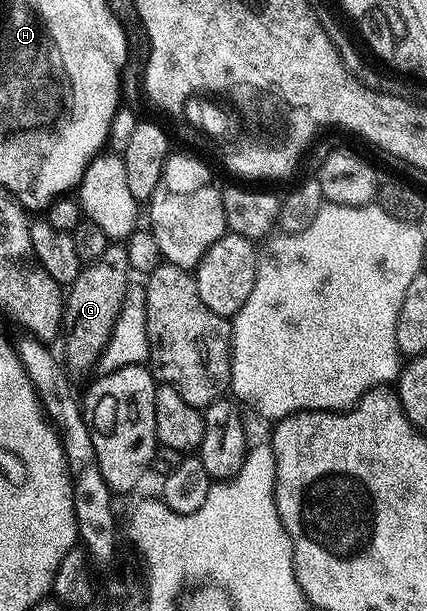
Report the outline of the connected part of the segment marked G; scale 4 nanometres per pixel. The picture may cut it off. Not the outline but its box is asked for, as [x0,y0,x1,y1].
[63,243,131,373]

